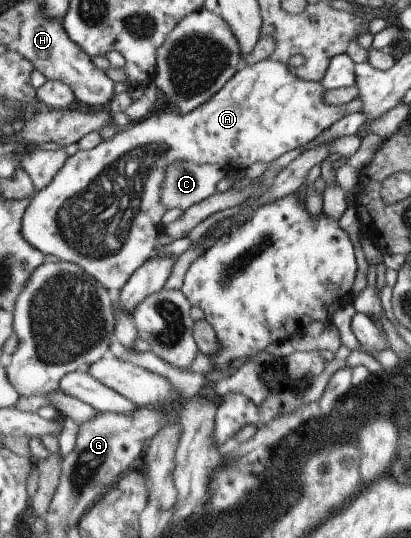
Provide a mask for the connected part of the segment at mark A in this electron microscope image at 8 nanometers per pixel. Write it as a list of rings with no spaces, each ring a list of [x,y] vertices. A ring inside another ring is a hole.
[[[269,58],[244,67],[206,104],[189,114],[153,113],[153,116],[140,123],[134,122],[129,128],[119,129],[118,134],[110,140],[103,140],[93,150],[79,149],[70,156],[53,182],[31,198],[21,228],[25,242],[45,255],[79,264],[105,286],[112,301],[116,302],[121,290],[128,285],[137,270],[152,258],[157,238],[165,231],[161,224],[167,212],[165,204],[161,202],[165,170],[175,162],[219,164],[227,172],[245,171],[255,162],[273,163],[279,156],[313,142],[335,122],[363,108],[360,97],[345,106],[331,106],[325,102],[325,92],[321,81],[307,82],[293,74],[281,60]]]

